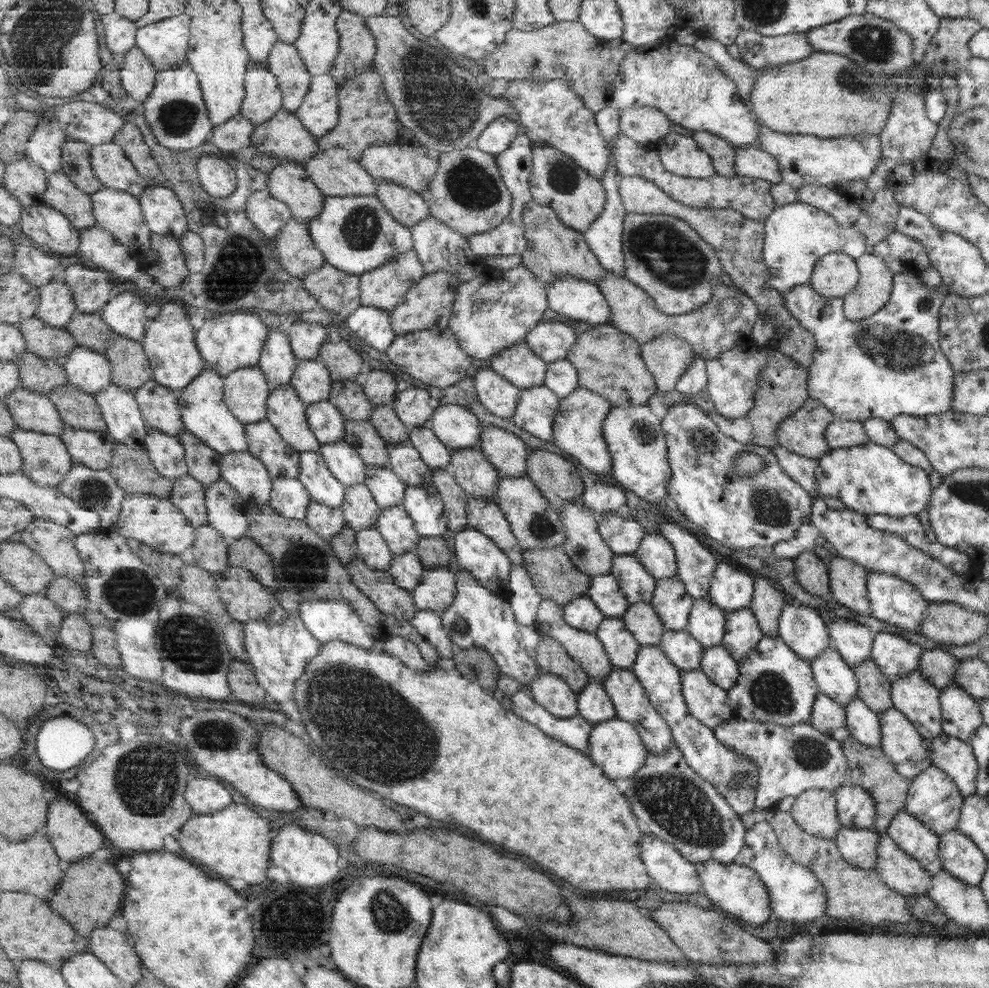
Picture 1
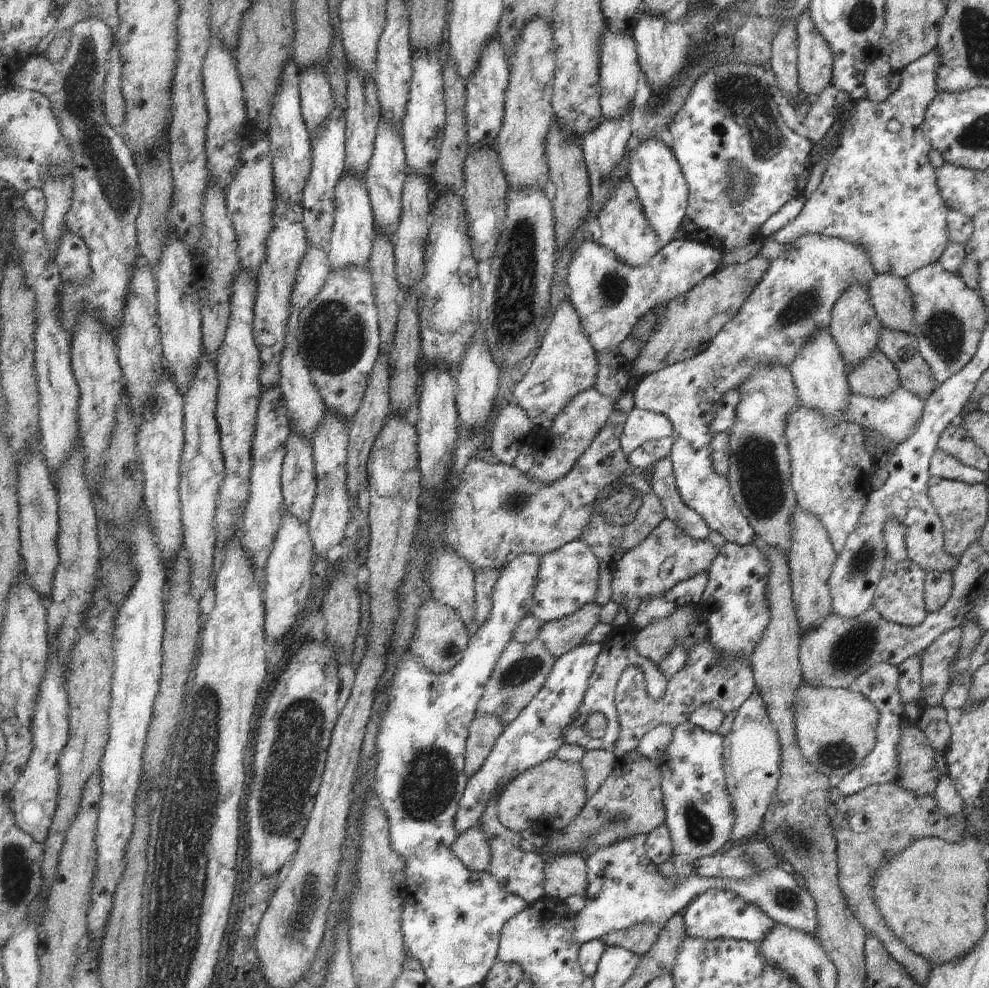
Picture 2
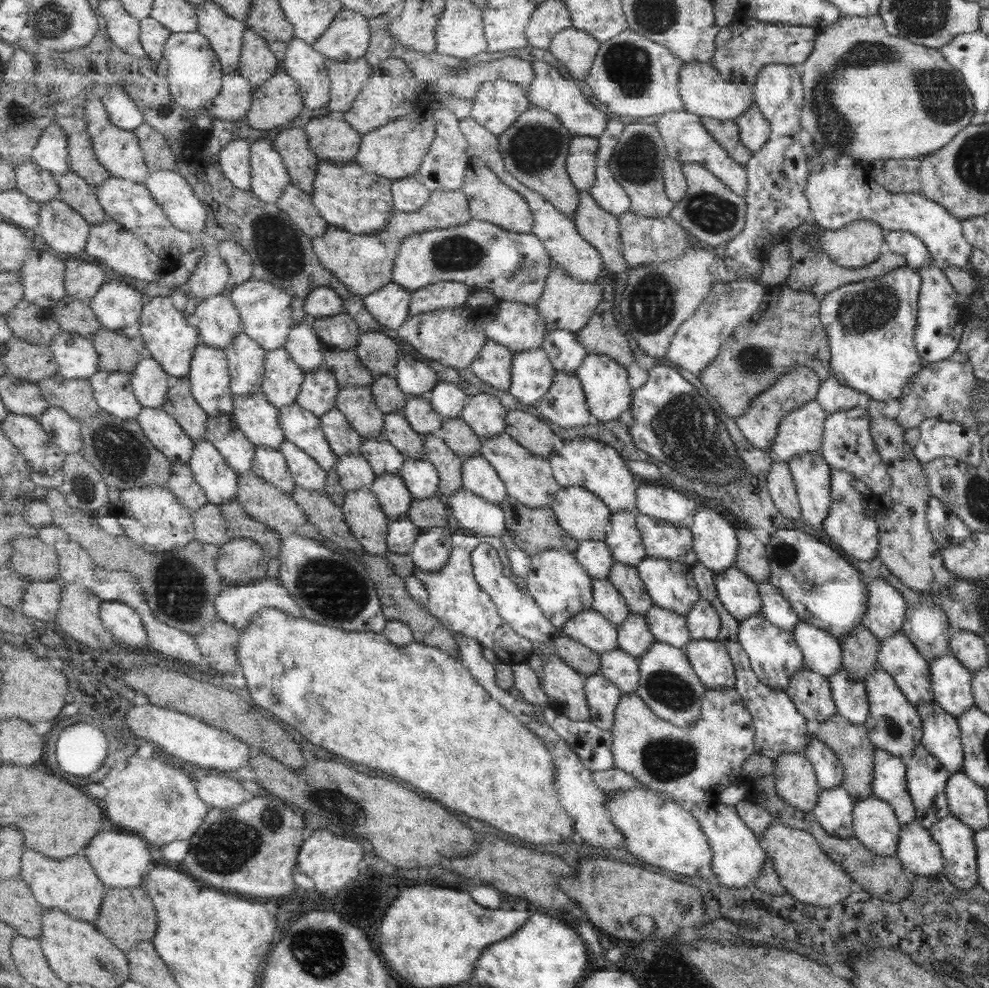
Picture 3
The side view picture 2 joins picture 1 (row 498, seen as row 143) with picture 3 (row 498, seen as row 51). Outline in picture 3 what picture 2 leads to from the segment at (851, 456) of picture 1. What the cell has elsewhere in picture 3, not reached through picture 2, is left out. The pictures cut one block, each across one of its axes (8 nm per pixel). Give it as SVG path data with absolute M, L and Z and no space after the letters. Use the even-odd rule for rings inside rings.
M933 496L927 500L925 519L937 549L963 544L963 540L971 536L969 528L943 502Z

